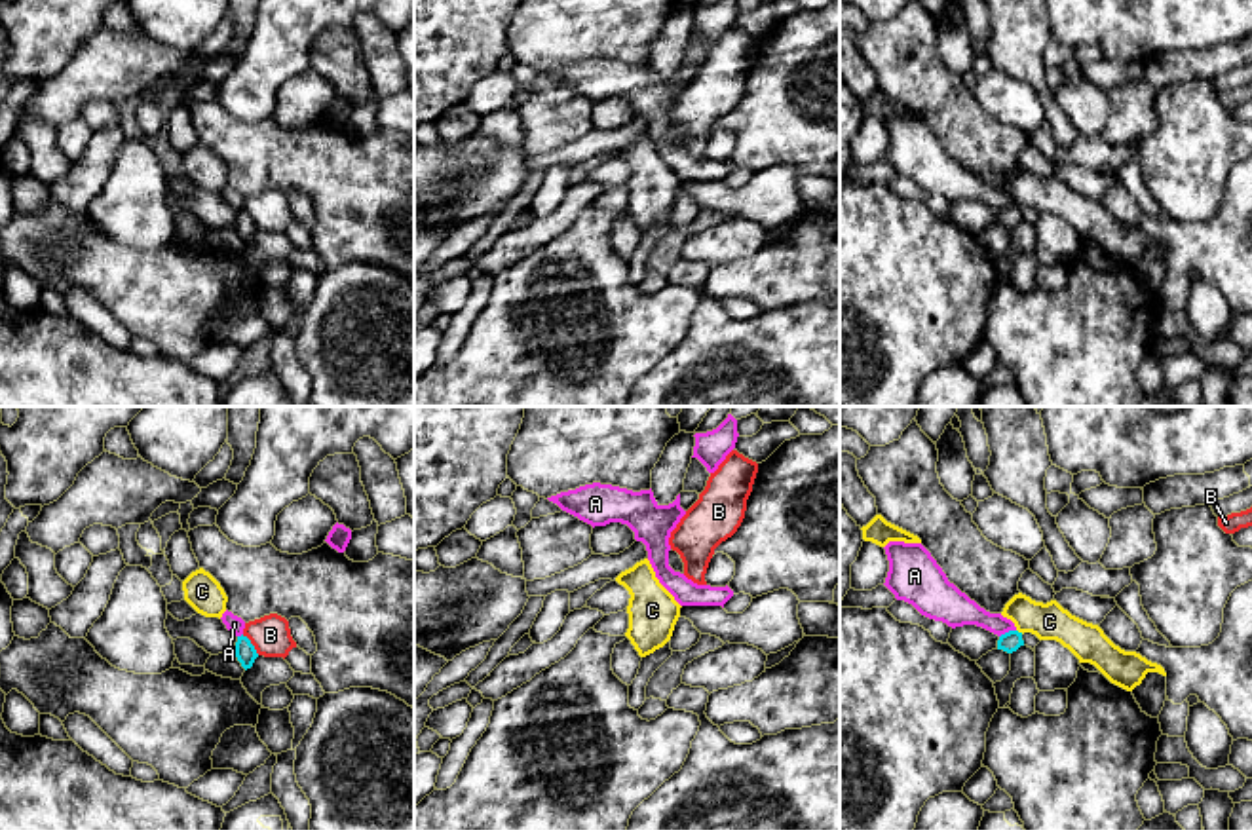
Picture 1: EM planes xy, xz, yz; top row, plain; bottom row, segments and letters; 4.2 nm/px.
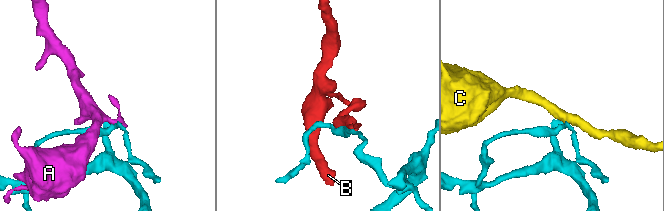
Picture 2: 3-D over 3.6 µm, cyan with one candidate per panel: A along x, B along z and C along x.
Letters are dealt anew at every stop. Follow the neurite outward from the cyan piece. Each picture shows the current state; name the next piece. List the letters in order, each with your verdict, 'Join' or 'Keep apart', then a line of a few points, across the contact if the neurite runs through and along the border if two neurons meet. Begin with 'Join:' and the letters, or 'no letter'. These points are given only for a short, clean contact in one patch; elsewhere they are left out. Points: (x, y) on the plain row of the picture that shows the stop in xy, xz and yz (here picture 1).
Join: no letter
A: Keep apart. Line: yz (1015, 204), (1000, 211)
B: Keep apart
C: Keep apart. Line: yz (1017, 204), (1023, 207)

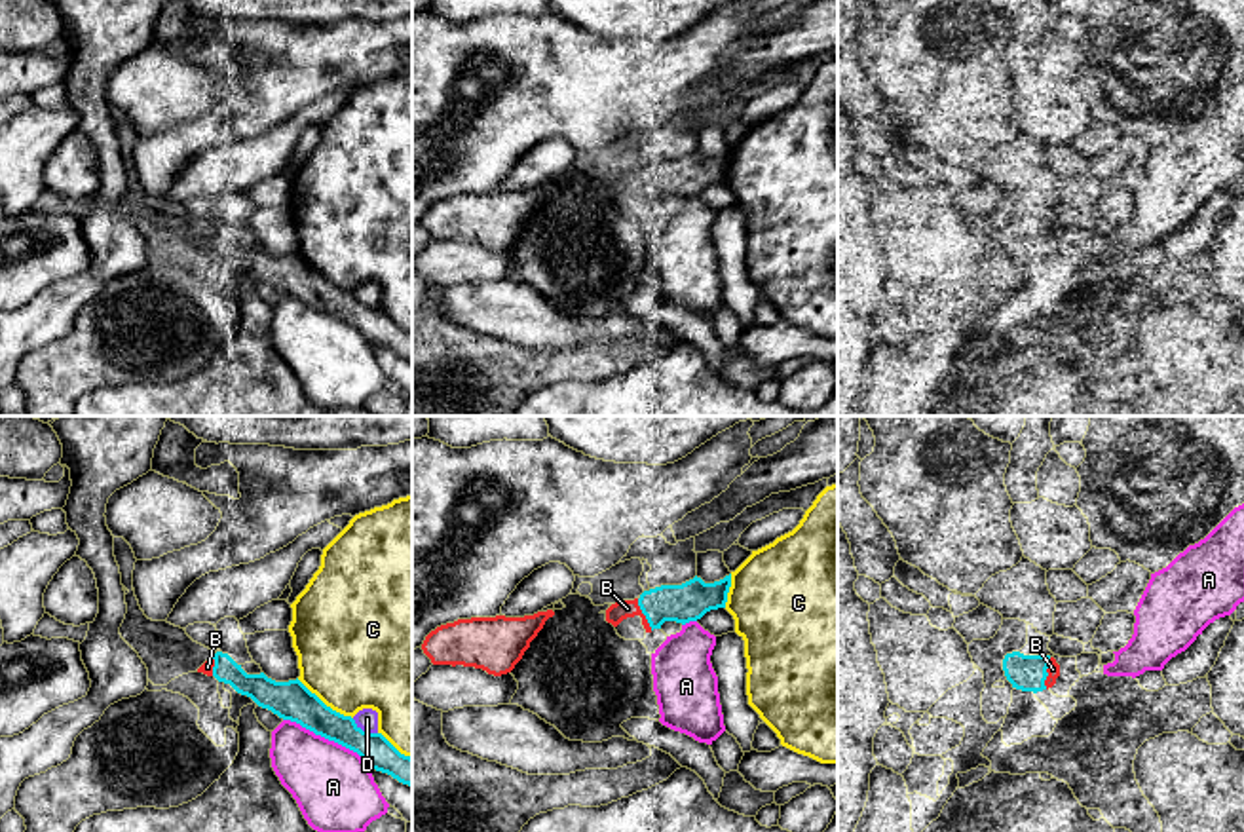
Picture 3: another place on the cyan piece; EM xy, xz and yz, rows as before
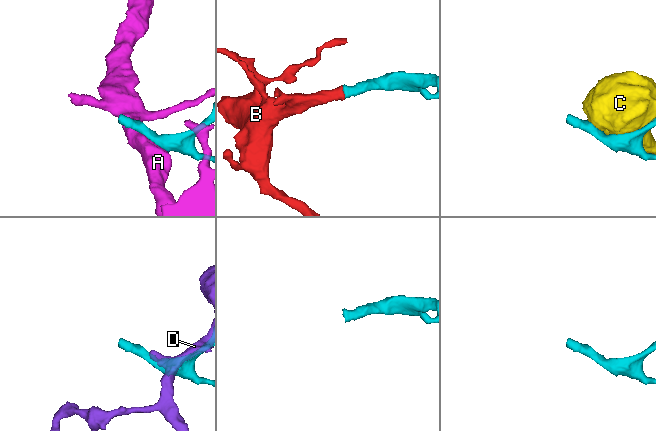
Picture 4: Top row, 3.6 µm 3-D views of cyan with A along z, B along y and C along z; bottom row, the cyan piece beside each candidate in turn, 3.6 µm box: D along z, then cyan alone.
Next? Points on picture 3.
Join: B
A: Keep apart
B: Join
C: Keep apart
D: Keep apart

